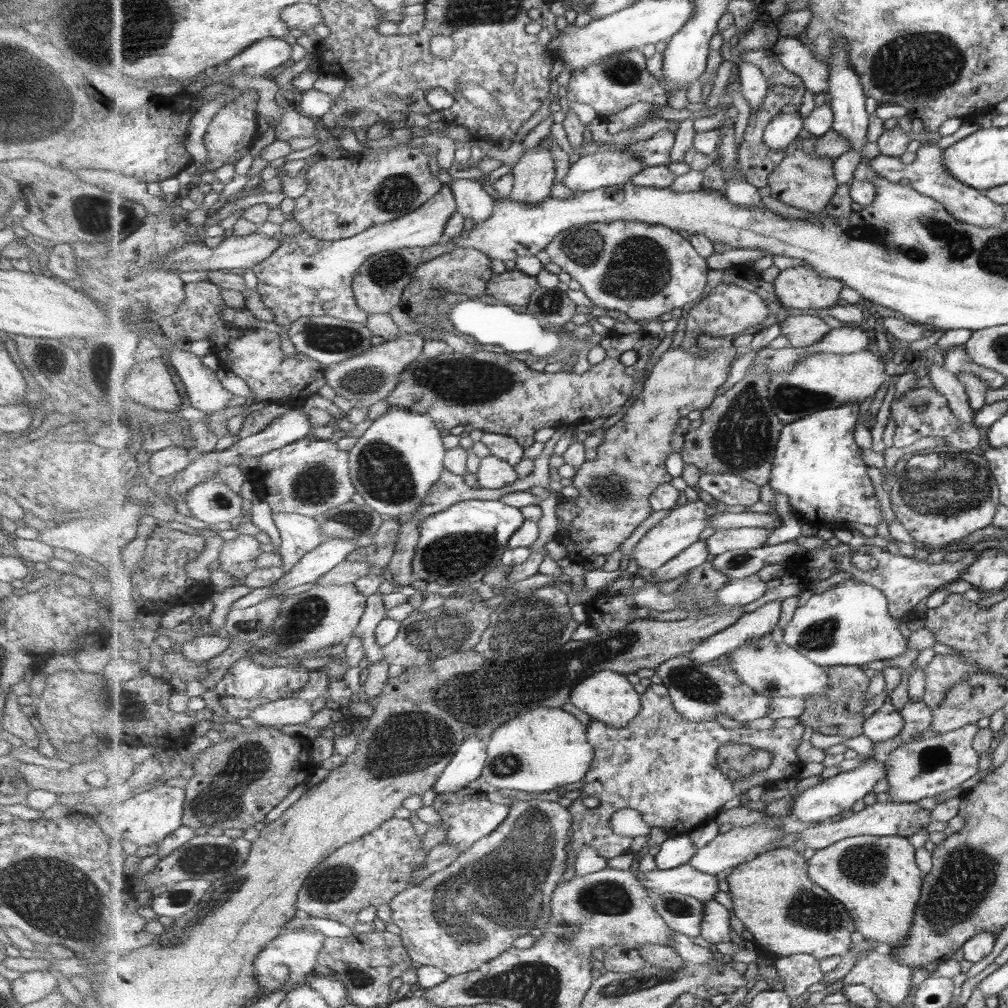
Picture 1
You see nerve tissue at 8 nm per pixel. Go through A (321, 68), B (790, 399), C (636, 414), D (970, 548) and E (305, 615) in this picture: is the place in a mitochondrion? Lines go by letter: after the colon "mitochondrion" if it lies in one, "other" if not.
A: other
B: mitochondrion
C: other
D: other
E: mitochondrion

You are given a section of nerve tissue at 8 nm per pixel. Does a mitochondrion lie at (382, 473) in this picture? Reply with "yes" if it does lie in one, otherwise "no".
yes

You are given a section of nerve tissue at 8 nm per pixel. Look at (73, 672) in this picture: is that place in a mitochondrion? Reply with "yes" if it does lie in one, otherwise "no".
no

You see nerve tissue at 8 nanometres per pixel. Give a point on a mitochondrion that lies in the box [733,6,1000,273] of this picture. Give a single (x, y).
(914, 66)

